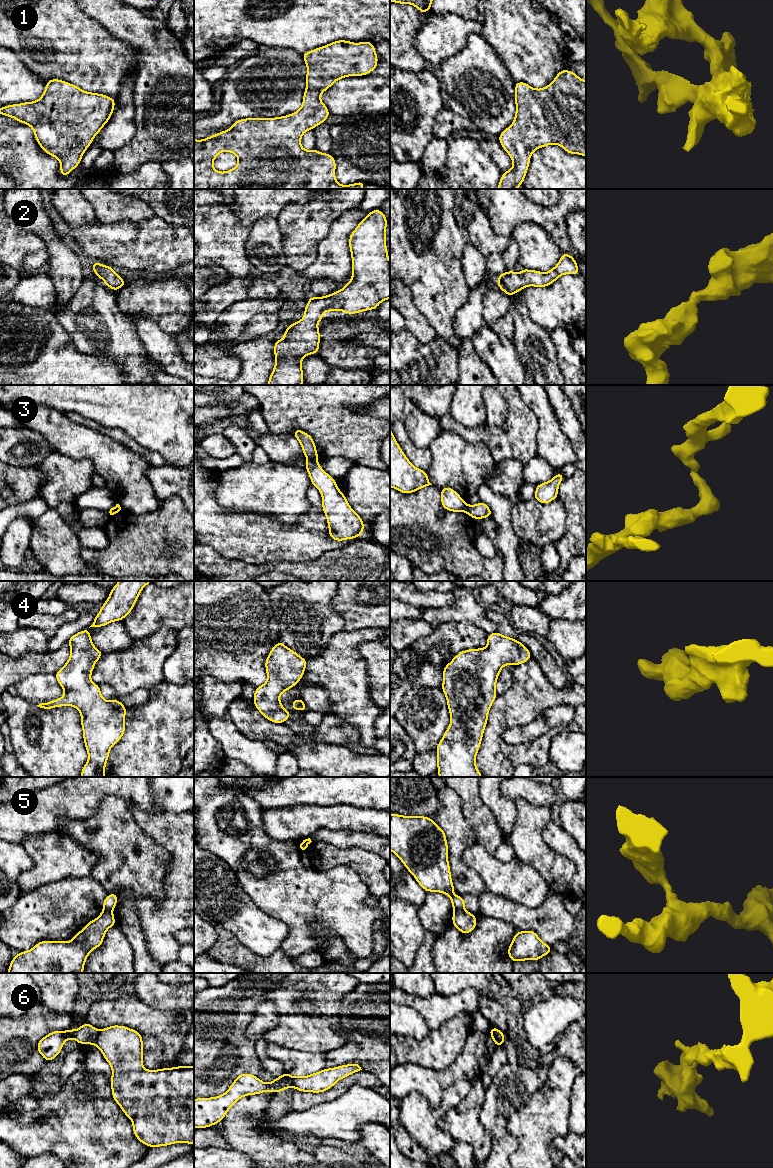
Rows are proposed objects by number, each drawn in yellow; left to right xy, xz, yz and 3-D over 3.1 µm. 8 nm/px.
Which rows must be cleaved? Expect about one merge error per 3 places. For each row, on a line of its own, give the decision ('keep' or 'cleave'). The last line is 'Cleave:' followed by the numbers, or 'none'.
1: keep
2: keep
3: cleave
4: keep
5: cleave
6: cleave
Cleave: 3, 5, 6

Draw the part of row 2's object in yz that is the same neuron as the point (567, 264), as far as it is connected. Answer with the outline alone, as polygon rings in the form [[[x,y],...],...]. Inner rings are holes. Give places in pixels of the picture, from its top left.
[[[562,253],[557,265],[546,273],[525,268],[519,274],[513,270],[501,273],[497,279],[497,286],[511,297],[528,286],[548,287],[564,274],[580,274],[577,261],[567,253]]]

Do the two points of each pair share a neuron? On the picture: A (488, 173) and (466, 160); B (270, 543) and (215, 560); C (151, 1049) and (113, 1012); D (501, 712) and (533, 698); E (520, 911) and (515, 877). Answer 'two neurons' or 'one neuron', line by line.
A: one neuron
B: two neurons
C: one neuron
D: one neuron
E: two neurons

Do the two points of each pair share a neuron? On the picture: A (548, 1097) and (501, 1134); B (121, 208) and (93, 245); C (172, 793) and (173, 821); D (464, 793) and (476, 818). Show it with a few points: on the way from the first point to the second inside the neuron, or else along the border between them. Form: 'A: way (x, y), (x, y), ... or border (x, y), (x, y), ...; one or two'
A: border (518, 1109), (507, 1123), (516, 1139), (511, 1153); two
B: border (133, 221), (116, 221), (100, 224); two
C: border (161, 810), (183, 812); two
D: way (470, 799), (475, 812); one

